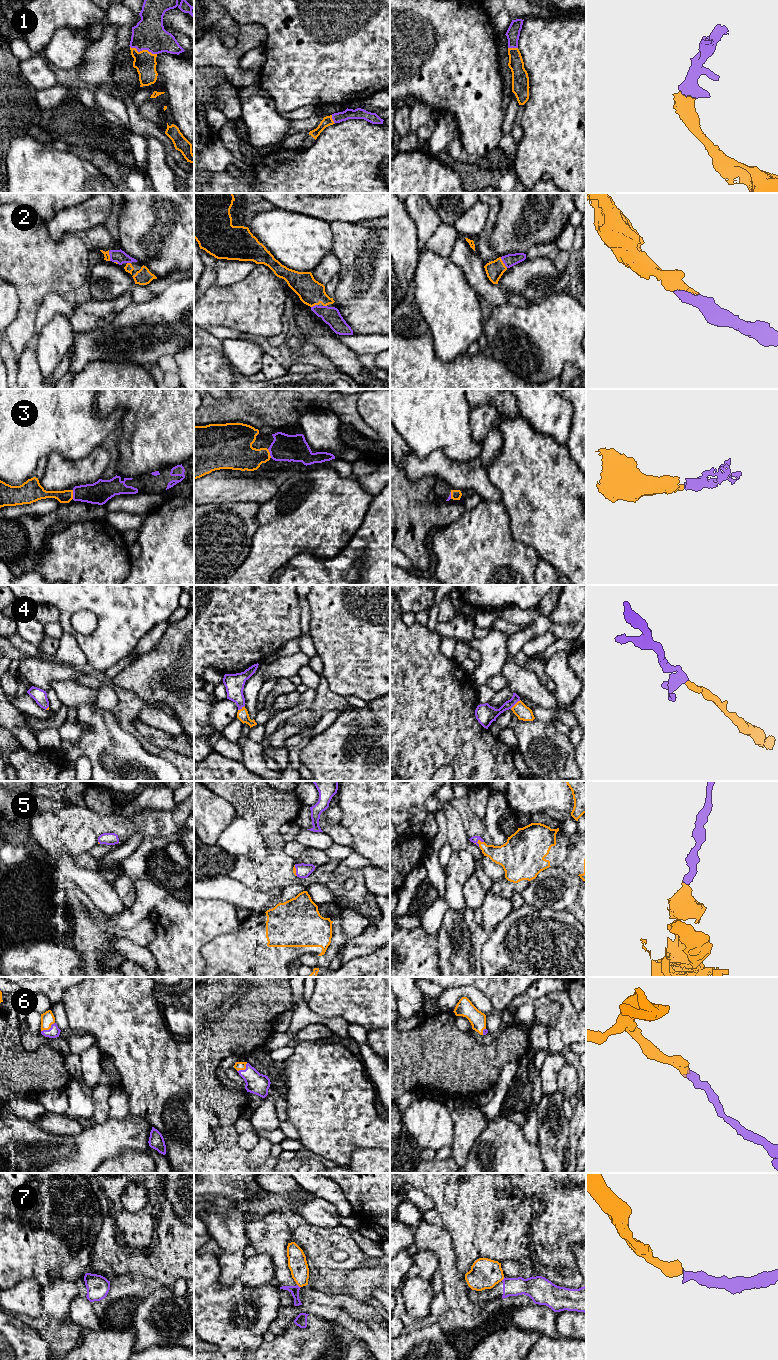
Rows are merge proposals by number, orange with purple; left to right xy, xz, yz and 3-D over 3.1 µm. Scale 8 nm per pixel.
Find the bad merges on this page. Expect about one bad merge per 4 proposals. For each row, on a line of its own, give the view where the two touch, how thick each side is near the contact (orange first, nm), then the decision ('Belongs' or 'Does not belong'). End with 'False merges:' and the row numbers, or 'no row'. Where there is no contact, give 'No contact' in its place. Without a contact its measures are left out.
1: Touches orange in xy. Thickness 180 nm (orange) against 260 nm. Belongs
2: Touches orange in yz. Thickness 140 nm (orange) against 100 nm. Belongs
3: Touches orange in xy. Thickness 100 nm (orange) against 180 nm. Belongs
4: Touches orange in yz. Thickness 120 nm (orange) against 150 nm. Belongs
5: Touches orange in yz. Thickness 190 nm (orange) against 60 nm. Belongs
6: Touches orange in xy. Thickness 110 nm (orange) against 90 nm. Belongs
7: Touches orange in xz. Thickness 150 nm (orange) against 70 nm. Does not belong
False merges: 7

